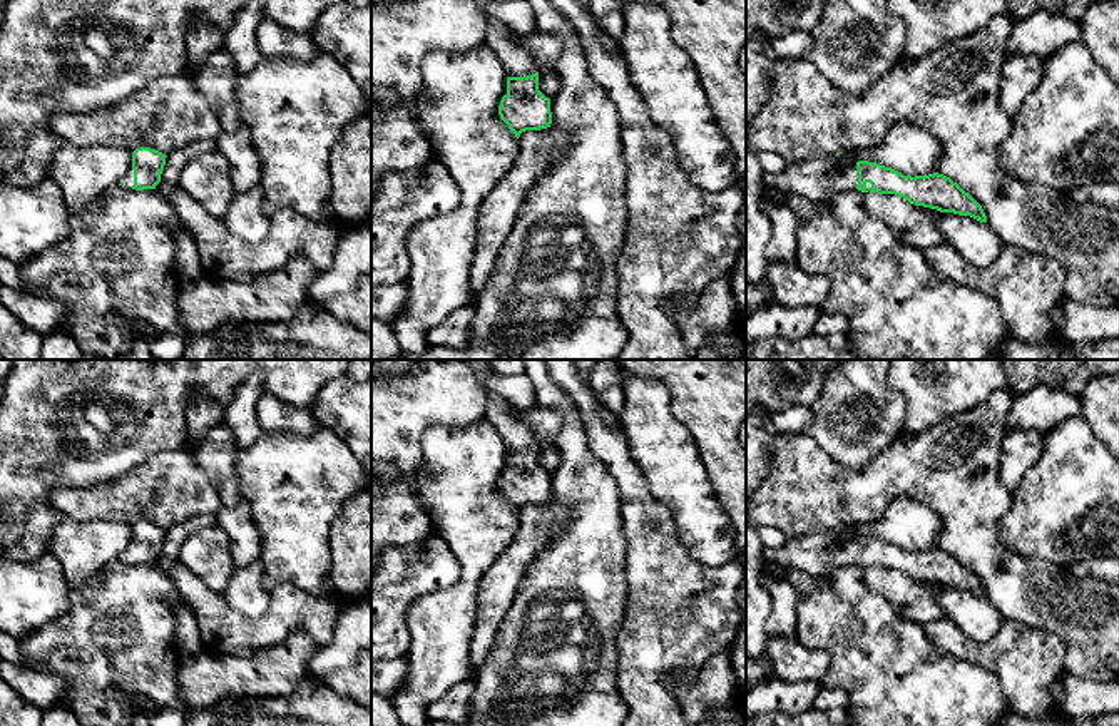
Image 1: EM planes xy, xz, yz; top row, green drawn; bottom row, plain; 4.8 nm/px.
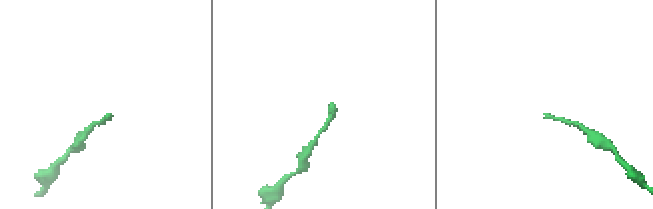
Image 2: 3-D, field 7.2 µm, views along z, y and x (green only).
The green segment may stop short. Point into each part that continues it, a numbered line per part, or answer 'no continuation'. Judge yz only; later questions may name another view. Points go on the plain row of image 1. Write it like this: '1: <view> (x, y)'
1: yz (815, 554)

